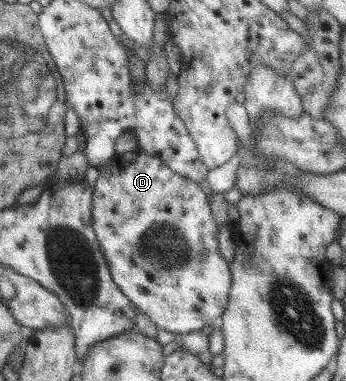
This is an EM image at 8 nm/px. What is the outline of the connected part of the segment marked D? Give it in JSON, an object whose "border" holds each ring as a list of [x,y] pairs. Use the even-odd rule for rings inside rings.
{"border":[[[139,149],[130,152],[117,154],[112,161],[107,161],[104,165],[98,166],[99,176],[92,187],[91,193],[91,222],[95,238],[98,240],[103,256],[107,261],[111,279],[118,287],[119,291],[138,309],[138,312],[146,315],[157,329],[168,331],[180,336],[199,331],[205,325],[213,326],[217,323],[227,305],[228,293],[231,285],[231,274],[228,262],[222,258],[218,252],[218,242],[216,240],[217,222],[212,215],[209,206],[209,197],[202,192],[198,183],[190,181],[174,173],[167,165],[164,165],[158,157],[146,155]]]}

